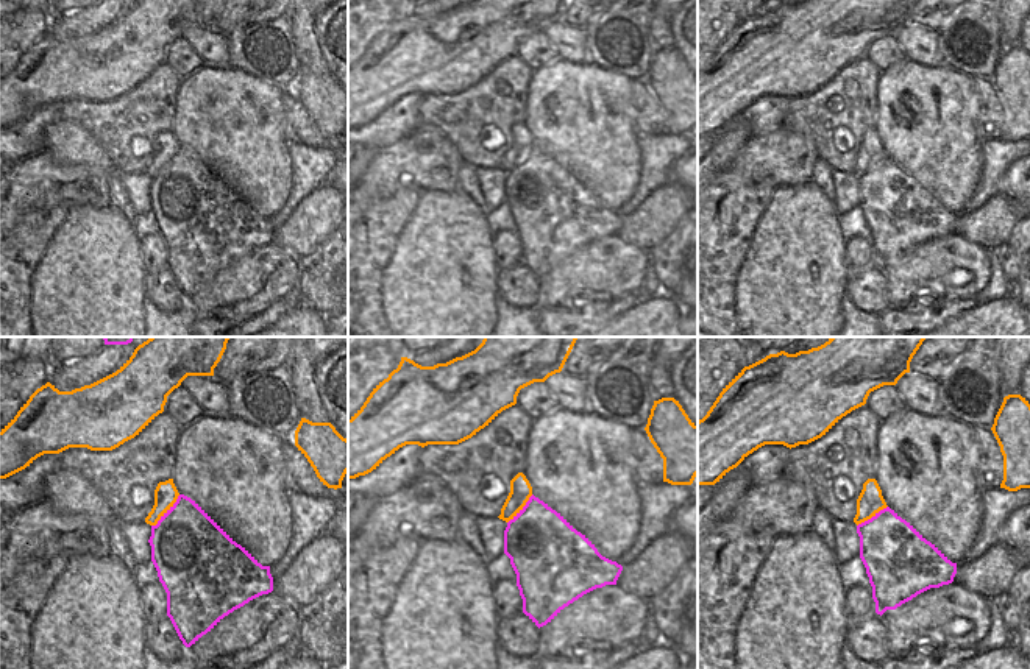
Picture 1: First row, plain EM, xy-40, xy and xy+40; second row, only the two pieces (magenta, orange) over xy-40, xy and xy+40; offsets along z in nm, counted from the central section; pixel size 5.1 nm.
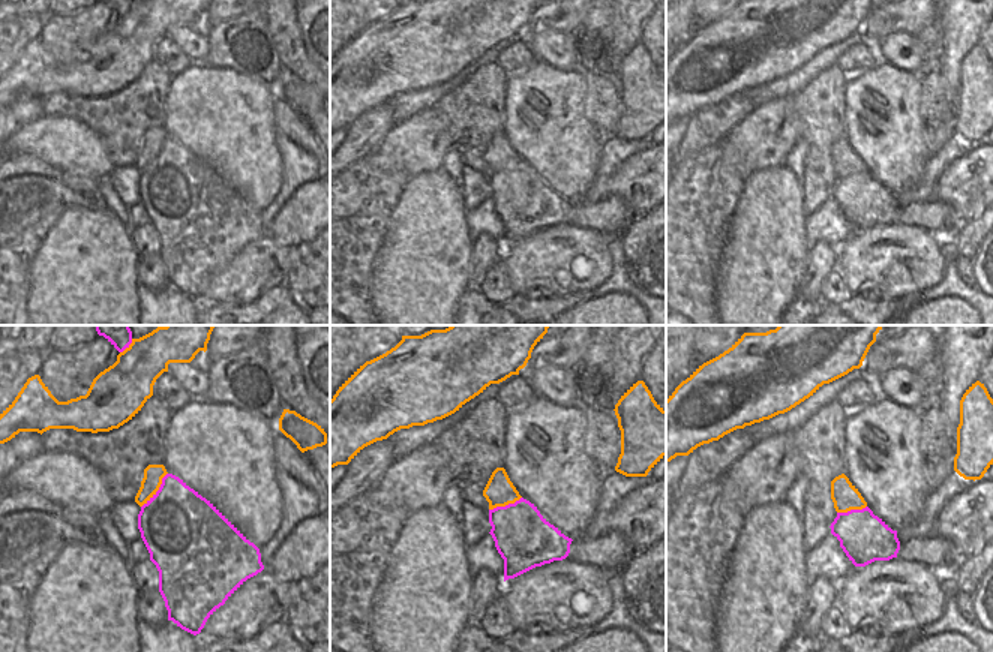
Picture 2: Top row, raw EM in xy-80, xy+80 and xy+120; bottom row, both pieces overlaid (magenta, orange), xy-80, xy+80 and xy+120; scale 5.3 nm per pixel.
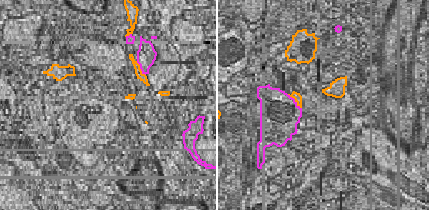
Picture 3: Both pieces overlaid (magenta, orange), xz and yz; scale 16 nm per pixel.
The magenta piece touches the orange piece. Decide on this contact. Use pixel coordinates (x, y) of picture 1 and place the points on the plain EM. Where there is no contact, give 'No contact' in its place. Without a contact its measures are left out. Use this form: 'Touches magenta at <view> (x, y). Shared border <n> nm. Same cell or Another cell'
Touches magenta at xy-40 (167, 162). Shared border 220 nm. Another cell

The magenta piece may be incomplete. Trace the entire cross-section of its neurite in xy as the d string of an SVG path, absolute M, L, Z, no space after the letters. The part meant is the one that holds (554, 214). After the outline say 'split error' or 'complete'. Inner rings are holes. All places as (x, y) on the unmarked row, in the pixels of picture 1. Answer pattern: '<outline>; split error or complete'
M534 145L507 173L504 204L517 225L523 264L538 279L584 245L616 235L623 221Z; complete

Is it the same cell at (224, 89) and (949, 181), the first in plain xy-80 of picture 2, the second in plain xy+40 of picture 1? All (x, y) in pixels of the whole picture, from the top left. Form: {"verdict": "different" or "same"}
{"verdict": "same"}

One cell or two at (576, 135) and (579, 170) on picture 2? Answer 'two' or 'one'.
one

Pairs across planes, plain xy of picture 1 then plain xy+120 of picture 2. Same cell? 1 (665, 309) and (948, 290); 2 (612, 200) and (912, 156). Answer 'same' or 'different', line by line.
1: different
2: same

